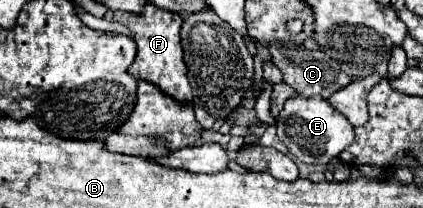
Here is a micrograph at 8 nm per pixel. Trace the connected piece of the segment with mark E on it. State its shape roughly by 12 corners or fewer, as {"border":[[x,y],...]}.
{"border":[[295,95],[277,135],[295,159],[327,165],[353,125],[325,99]]}

